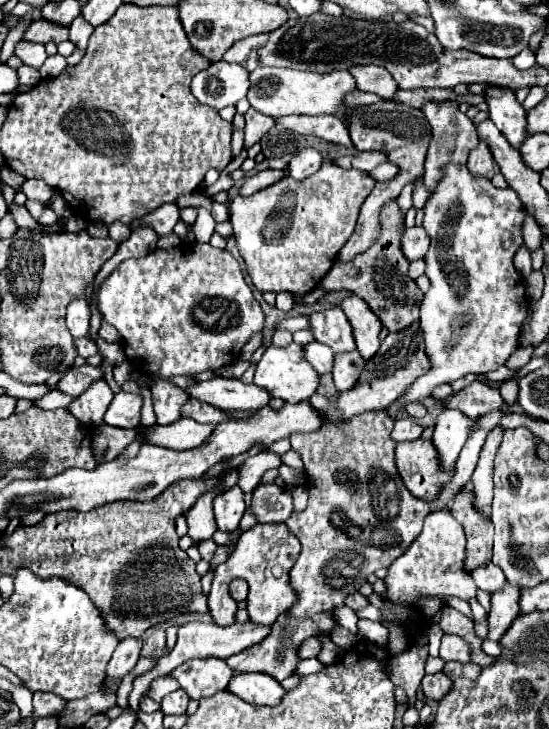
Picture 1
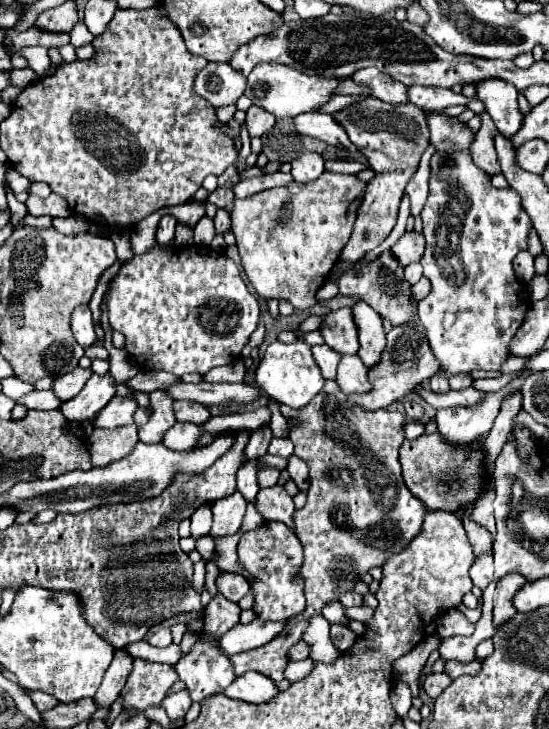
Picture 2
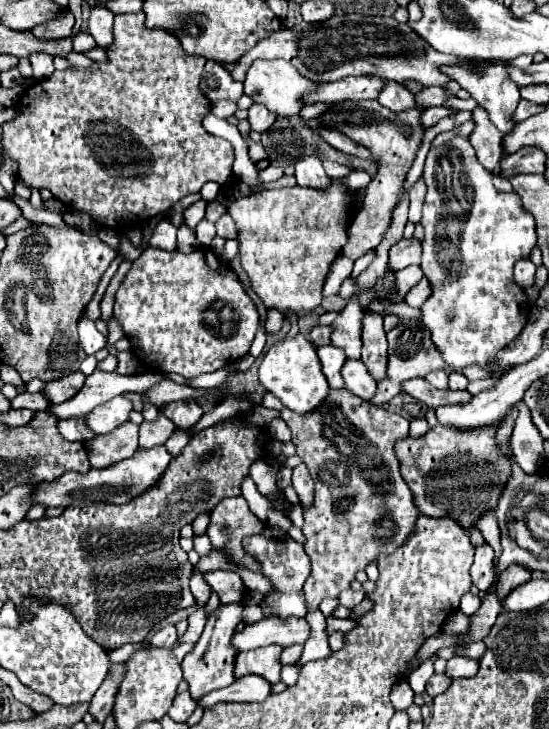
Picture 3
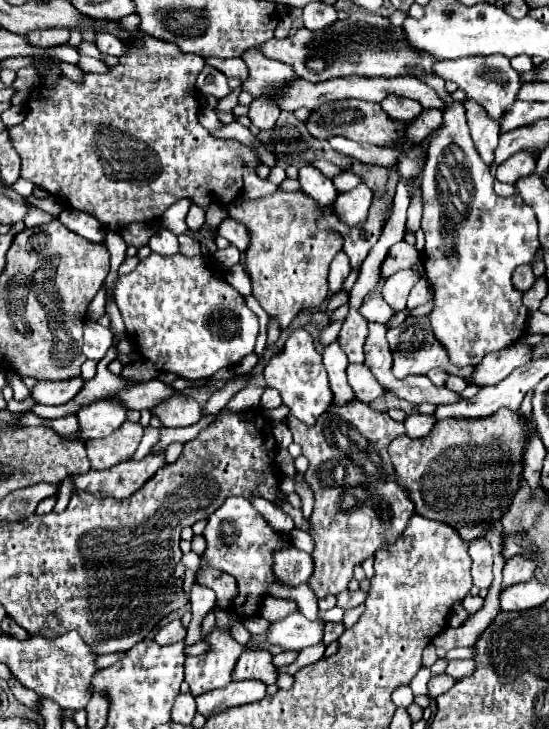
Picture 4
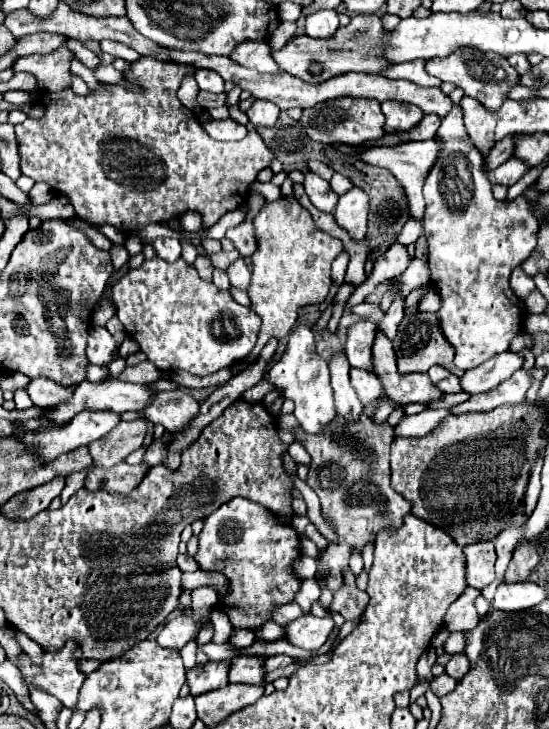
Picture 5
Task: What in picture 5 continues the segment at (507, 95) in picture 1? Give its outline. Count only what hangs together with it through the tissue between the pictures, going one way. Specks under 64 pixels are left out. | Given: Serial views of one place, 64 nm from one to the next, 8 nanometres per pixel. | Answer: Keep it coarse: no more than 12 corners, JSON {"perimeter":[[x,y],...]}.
{"perimeter":[[494,52],[430,58],[426,72],[498,110],[518,72]]}

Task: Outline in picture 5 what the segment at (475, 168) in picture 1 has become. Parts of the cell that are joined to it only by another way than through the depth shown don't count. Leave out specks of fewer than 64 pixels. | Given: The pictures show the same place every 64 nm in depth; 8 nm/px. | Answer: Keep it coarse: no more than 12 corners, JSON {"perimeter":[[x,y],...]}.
{"perimeter":[[468,96],[464,126],[482,156],[494,144],[496,112]]}

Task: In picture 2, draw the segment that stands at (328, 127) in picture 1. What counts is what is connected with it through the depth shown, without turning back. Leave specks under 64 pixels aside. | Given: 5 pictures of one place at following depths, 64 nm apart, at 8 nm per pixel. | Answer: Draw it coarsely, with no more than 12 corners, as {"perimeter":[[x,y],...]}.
{"perimeter":[[298,114],[300,134],[314,136],[340,150],[358,152],[346,130],[330,114]]}

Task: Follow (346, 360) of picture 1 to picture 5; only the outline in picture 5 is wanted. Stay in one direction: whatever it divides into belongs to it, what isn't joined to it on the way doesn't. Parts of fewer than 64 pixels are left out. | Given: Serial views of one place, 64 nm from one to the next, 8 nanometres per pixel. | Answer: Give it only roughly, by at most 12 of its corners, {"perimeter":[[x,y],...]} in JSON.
{"perimeter":[[350,370],[350,382],[364,406],[376,402],[380,380],[366,370]]}

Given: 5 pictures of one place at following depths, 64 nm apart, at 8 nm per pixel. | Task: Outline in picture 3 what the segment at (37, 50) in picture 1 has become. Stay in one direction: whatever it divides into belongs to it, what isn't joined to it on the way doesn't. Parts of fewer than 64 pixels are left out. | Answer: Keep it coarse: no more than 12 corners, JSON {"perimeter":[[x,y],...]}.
{"perimeter":[[32,54],[34,78],[44,80],[54,72],[54,58]]}

